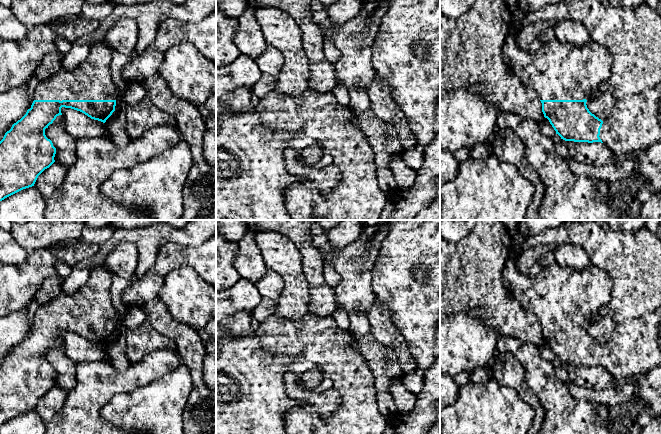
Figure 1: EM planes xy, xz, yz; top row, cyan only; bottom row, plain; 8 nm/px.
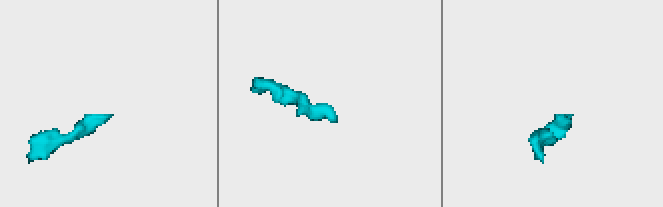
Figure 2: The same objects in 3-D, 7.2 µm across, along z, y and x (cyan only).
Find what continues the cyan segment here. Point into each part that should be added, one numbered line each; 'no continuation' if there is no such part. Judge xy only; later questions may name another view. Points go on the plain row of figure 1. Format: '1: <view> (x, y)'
1: xy (91, 304)

